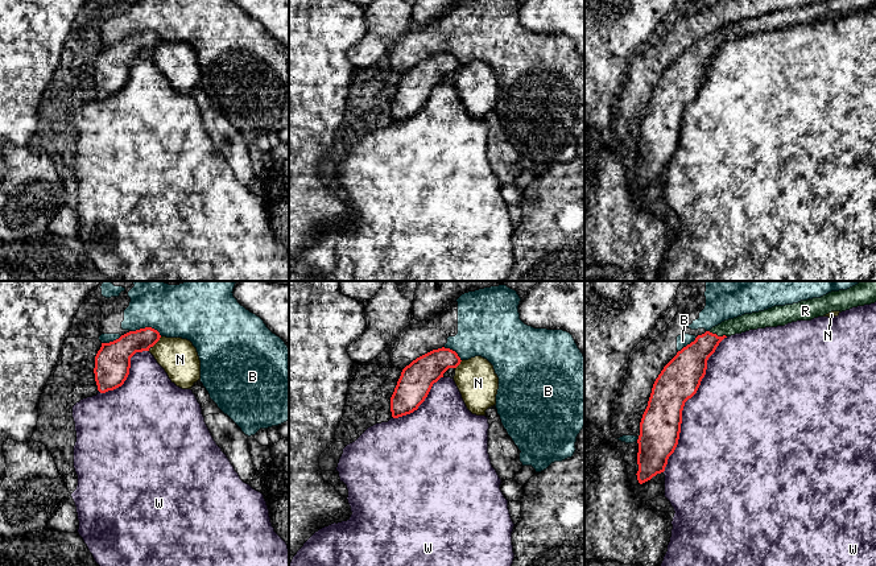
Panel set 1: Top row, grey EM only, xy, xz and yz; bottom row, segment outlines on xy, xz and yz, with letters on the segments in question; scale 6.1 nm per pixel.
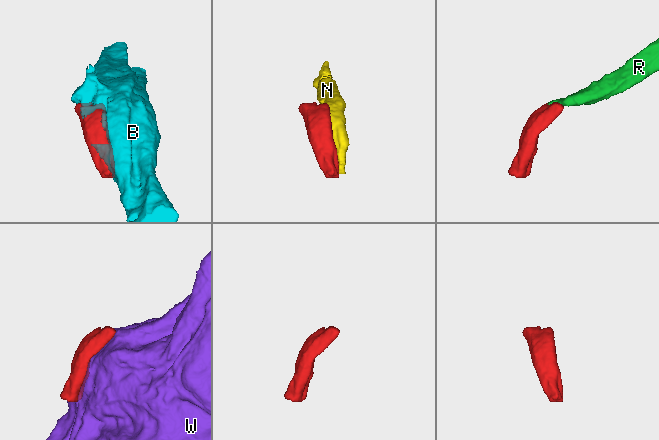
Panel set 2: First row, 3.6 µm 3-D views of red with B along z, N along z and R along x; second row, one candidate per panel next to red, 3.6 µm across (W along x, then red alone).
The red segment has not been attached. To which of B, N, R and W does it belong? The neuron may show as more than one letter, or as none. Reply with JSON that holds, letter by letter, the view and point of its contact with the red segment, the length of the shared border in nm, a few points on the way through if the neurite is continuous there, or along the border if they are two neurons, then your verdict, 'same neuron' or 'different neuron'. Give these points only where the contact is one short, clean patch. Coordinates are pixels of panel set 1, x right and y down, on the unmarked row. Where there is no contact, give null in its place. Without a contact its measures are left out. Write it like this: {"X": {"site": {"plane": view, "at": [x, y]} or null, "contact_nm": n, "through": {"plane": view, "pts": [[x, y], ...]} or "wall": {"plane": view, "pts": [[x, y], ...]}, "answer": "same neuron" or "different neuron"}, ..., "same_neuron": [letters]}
{"B": {"site": {"plane": "xy", "at": [145, 32]}, "contact_nm": 200, "answer": "different neuron"}, "N": {"site": {"plane": "xy", "at": [157, 45]}, "contact_nm": 90, "answer": "different neuron"}, "R": {"site": {"plane": "yz", "at": [717, 40]}, "contact_nm": 120, "through": {"plane": "yz", "pts": [[689, 70], [717, 40], [724, 33], [753, 25]]}, "answer": "same neuron"}, "W": {"site": {"plane": "yz", "at": [684, 108]}, "contact_nm": 900, "answer": "different neuron"}, "same_neuron": ["R"]}

